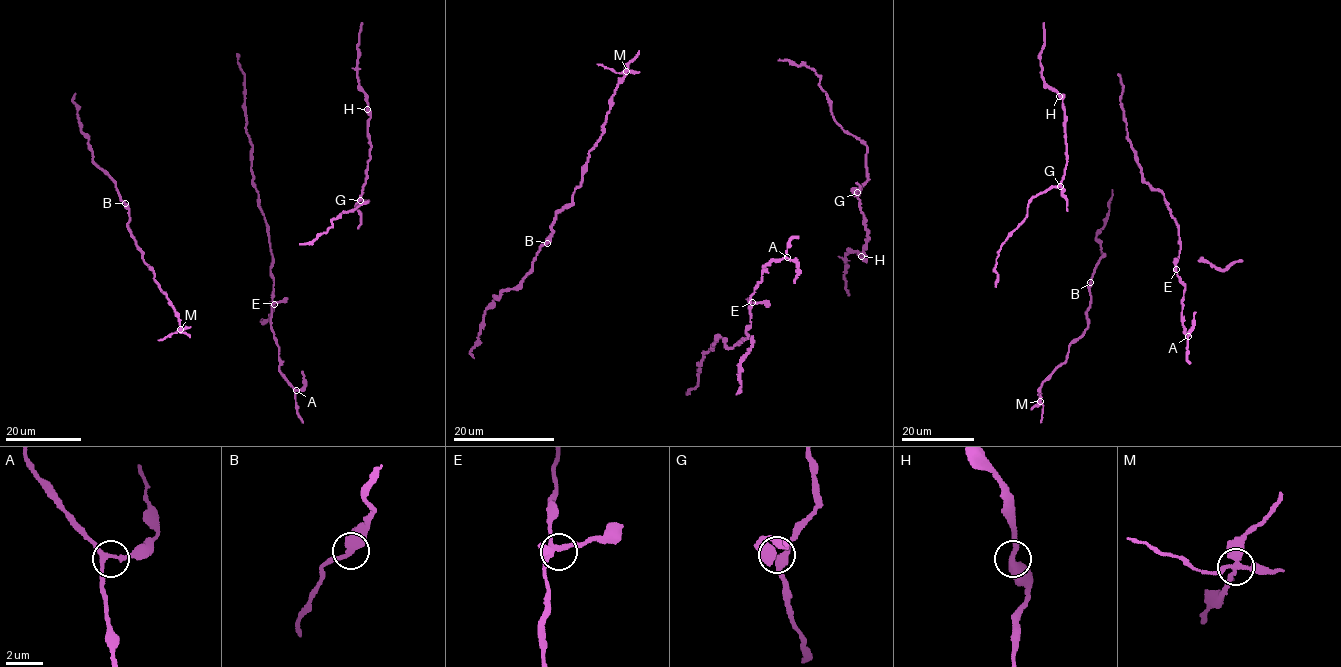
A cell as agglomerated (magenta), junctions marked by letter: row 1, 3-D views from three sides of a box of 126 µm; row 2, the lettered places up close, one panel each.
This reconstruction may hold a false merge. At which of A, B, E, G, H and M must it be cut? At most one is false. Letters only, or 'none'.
M

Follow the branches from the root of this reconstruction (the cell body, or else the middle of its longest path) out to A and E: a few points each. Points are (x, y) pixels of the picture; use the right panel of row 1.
A: (1175, 221), (1180, 246), (1175, 271), (1185, 287), (1182, 324), (1188, 336)
E: (1175, 221), (1180, 244), (1176, 269)

